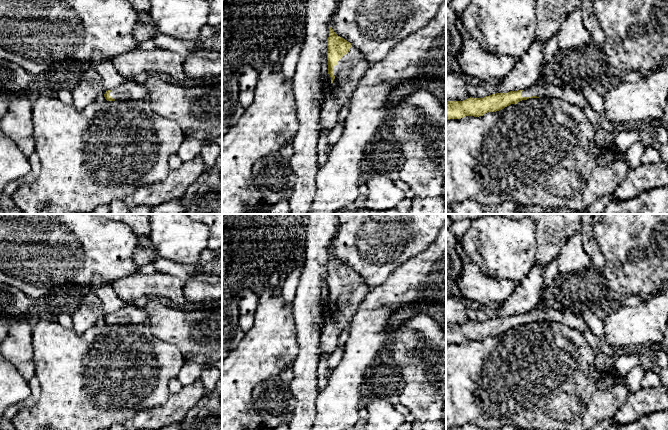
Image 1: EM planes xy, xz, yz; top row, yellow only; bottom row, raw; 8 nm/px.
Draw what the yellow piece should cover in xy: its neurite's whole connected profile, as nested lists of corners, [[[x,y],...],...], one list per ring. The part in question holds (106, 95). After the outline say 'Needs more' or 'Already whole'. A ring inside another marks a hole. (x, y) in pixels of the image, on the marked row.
[[[128,80],[104,94],[107,101],[141,100],[146,99],[146,96],[145,87],[134,80]]]. Needs more

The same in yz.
[[[534,84],[524,90],[496,93],[484,98],[470,97],[463,101],[446,100],[446,121],[466,116],[483,116],[488,112],[496,112],[511,104],[517,104],[522,100],[539,97],[564,99],[581,109],[590,105],[583,95],[573,90],[554,85],[537,86]]]. Needs more

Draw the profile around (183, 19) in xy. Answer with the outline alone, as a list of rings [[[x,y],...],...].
[[[150,0],[150,4],[158,33],[182,40],[197,38],[209,18],[205,0]]]

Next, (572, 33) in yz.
[[[580,8],[574,10],[565,18],[556,35],[559,50],[575,49],[592,41],[591,34],[584,25]]]

